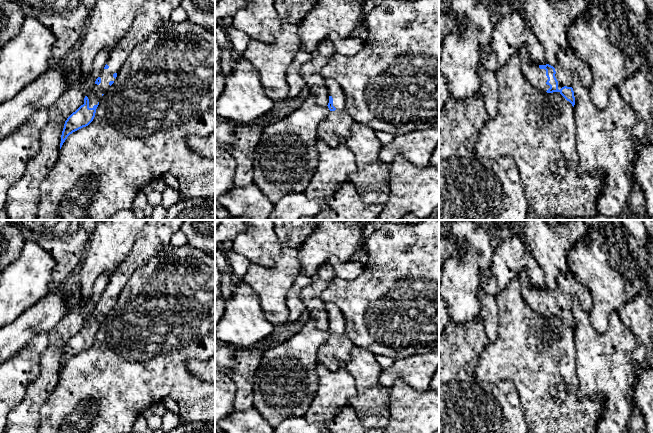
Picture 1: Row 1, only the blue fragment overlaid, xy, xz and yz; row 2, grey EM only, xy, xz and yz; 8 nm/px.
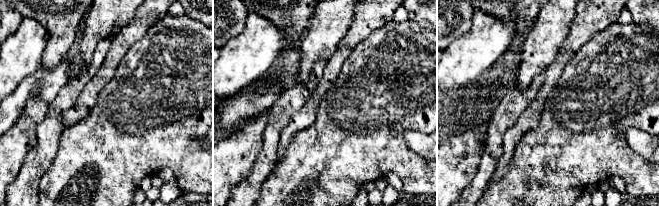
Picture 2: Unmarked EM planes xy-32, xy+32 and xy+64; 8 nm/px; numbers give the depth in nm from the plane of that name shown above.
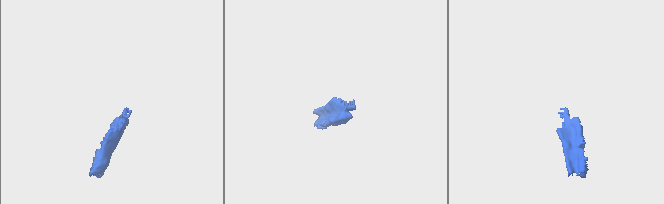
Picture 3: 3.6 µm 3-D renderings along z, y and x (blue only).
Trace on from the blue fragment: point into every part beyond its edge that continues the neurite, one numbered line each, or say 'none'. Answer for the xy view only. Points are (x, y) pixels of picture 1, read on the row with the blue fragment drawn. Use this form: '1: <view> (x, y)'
1: xy (153, 14)

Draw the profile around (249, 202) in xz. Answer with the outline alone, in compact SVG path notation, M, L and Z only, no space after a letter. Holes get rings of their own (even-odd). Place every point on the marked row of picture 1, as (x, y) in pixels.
M255 183L247 187L234 186L232 190L220 196L219 203L232 218L248 220L269 220L274 209L274 203Z

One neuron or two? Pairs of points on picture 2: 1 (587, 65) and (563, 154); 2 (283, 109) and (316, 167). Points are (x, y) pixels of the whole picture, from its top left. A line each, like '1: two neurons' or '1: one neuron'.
1: one neuron
2: two neurons

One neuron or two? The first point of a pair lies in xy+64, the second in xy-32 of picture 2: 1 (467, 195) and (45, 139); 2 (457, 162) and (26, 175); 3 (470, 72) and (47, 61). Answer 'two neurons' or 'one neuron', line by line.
1: one neuron
2: two neurons
3: two neurons

